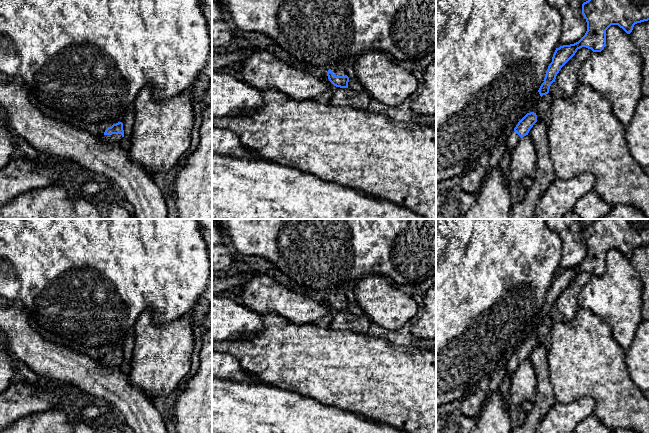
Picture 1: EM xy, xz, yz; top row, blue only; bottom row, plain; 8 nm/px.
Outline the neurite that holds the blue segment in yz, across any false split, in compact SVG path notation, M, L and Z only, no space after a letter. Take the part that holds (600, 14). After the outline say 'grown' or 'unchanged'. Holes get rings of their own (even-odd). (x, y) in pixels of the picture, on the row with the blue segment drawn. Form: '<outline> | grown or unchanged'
M588 0L582 4L582 14L587 22L587 31L578 42L556 48L538 90L541 97L549 93L557 74L578 49L586 47L593 52L604 49L606 30L611 25L618 25L630 34L635 24L648 21L649 0Z | unchanged

